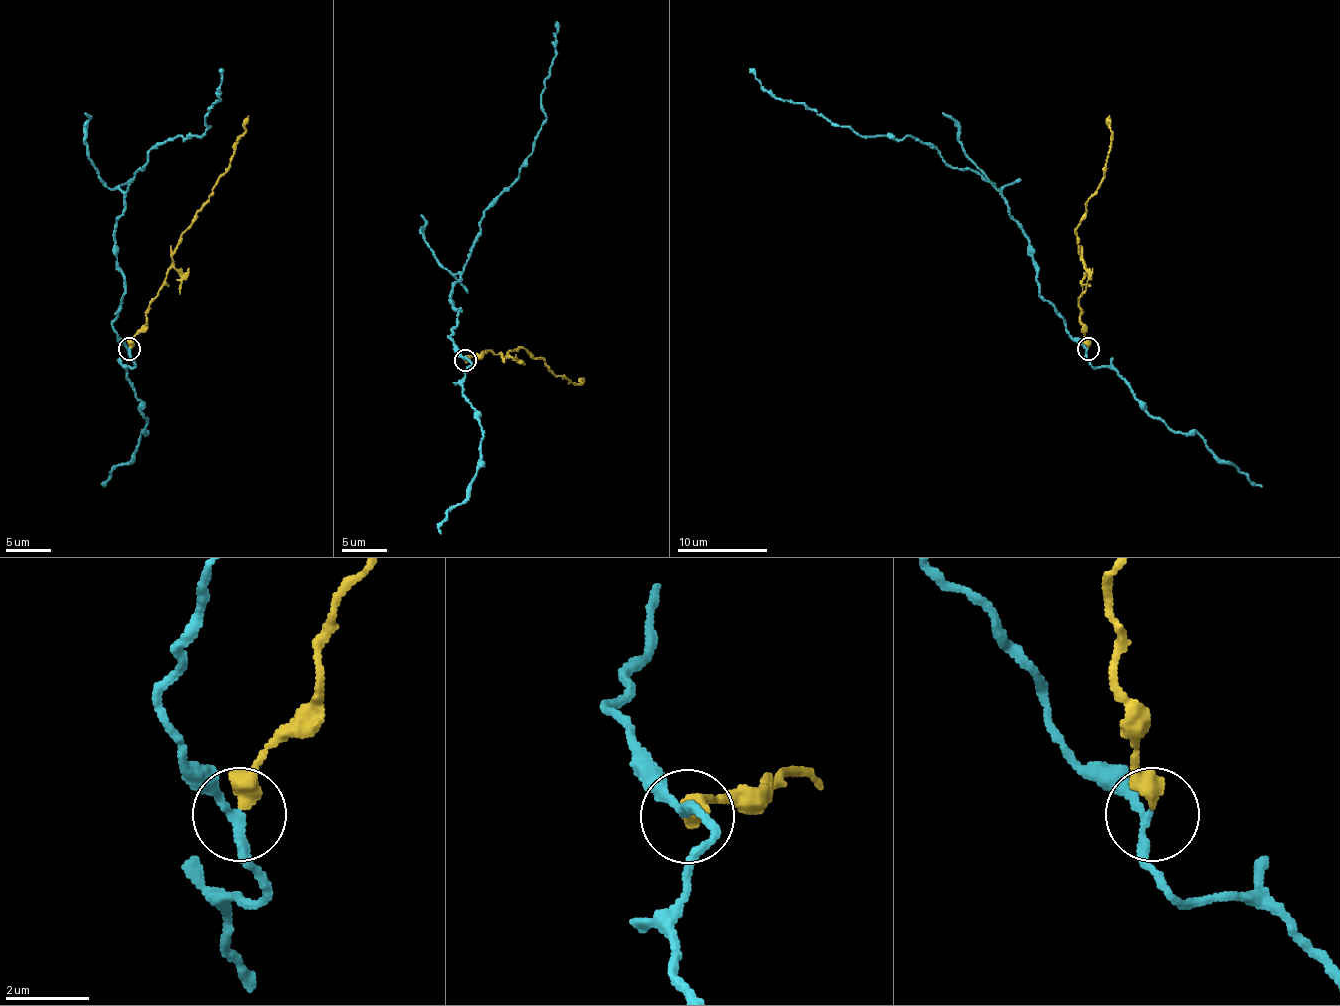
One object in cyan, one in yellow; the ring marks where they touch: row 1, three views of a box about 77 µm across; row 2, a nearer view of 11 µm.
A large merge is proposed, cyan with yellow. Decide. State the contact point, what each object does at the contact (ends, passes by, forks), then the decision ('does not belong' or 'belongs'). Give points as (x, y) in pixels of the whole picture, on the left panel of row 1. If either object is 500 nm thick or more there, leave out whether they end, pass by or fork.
at (129, 349); cyan passes by; yellow ends there; does not belong

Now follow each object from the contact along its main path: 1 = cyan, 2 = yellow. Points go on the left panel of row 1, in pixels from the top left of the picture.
1: (130, 349), (112, 327), (125, 293), (114, 224), (152, 148), (210, 127), (206, 116), (219, 98), (219, 69)
2: (130, 347), (166, 282), (174, 248), (230, 161), (248, 116)

